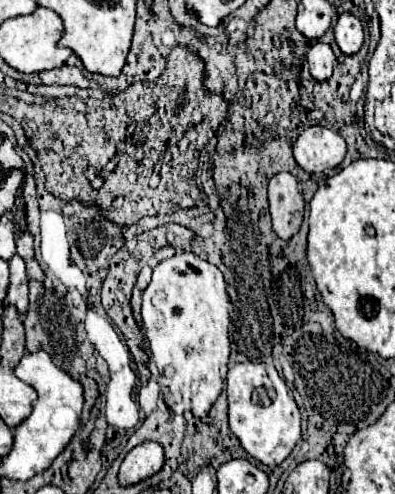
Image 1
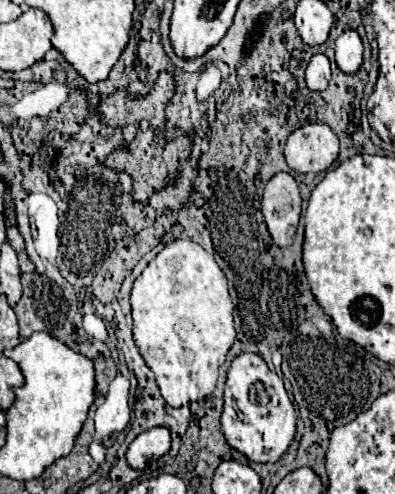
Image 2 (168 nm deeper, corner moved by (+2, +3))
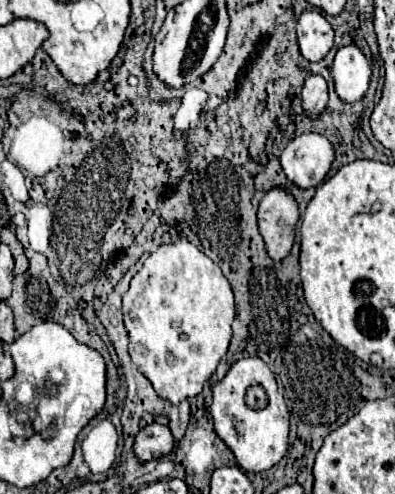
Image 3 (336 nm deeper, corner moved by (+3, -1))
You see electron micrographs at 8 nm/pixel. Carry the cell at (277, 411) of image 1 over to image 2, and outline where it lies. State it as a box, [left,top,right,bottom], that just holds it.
[221,354,297,462]

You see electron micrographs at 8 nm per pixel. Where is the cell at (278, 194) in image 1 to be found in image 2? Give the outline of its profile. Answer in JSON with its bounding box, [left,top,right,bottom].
[261,172,301,248]

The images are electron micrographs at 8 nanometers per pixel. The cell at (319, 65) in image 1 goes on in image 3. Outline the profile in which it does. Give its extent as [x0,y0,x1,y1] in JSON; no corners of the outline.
[302,74,328,116]

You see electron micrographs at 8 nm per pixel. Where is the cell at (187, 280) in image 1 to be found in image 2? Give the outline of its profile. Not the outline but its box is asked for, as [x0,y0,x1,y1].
[131,240,235,408]

